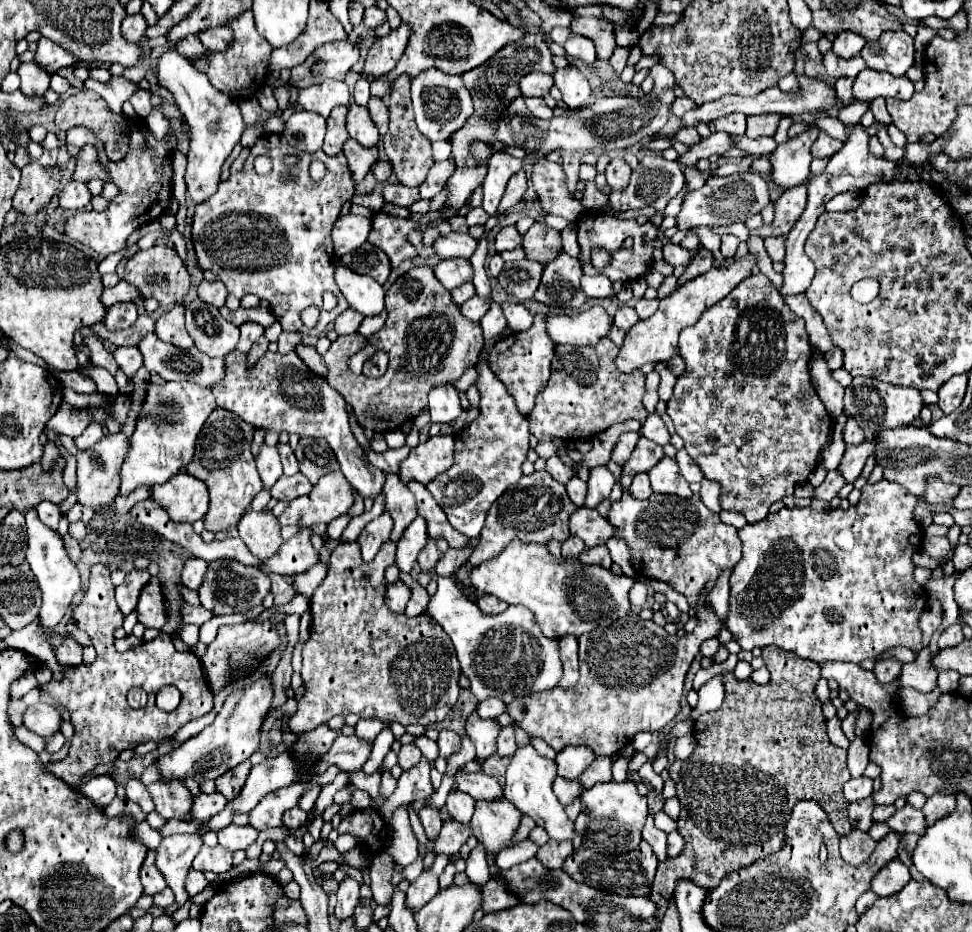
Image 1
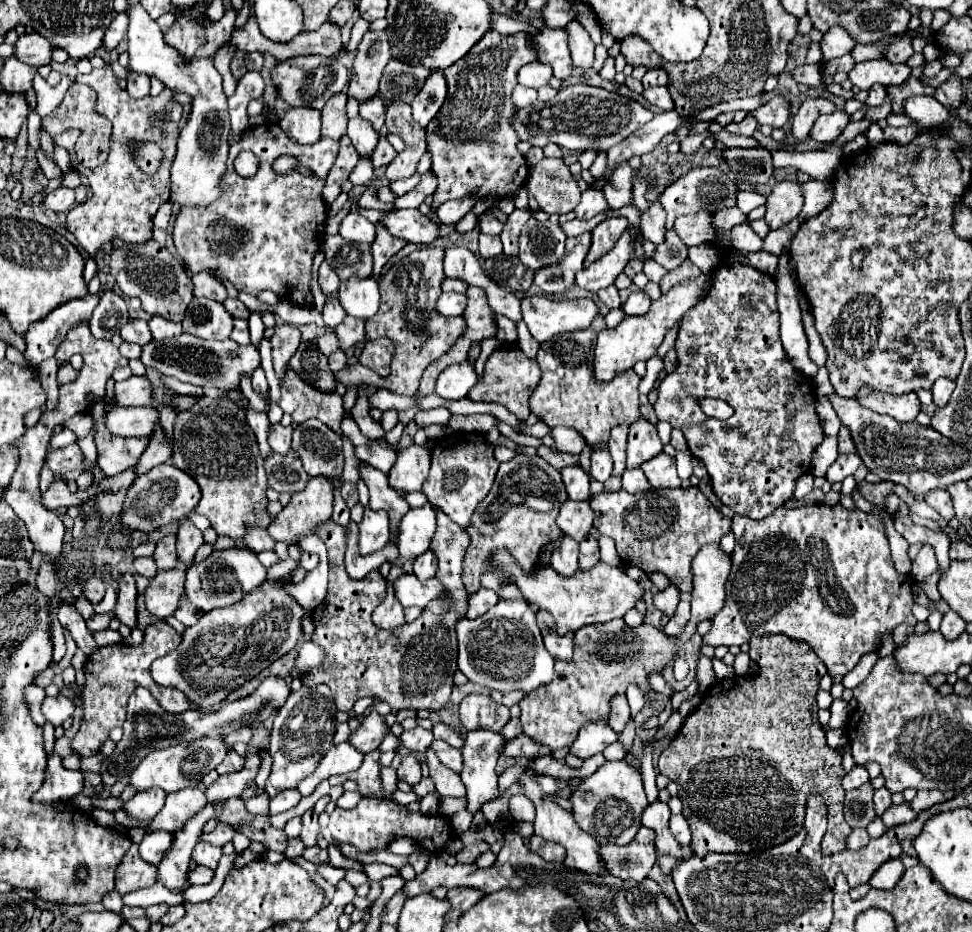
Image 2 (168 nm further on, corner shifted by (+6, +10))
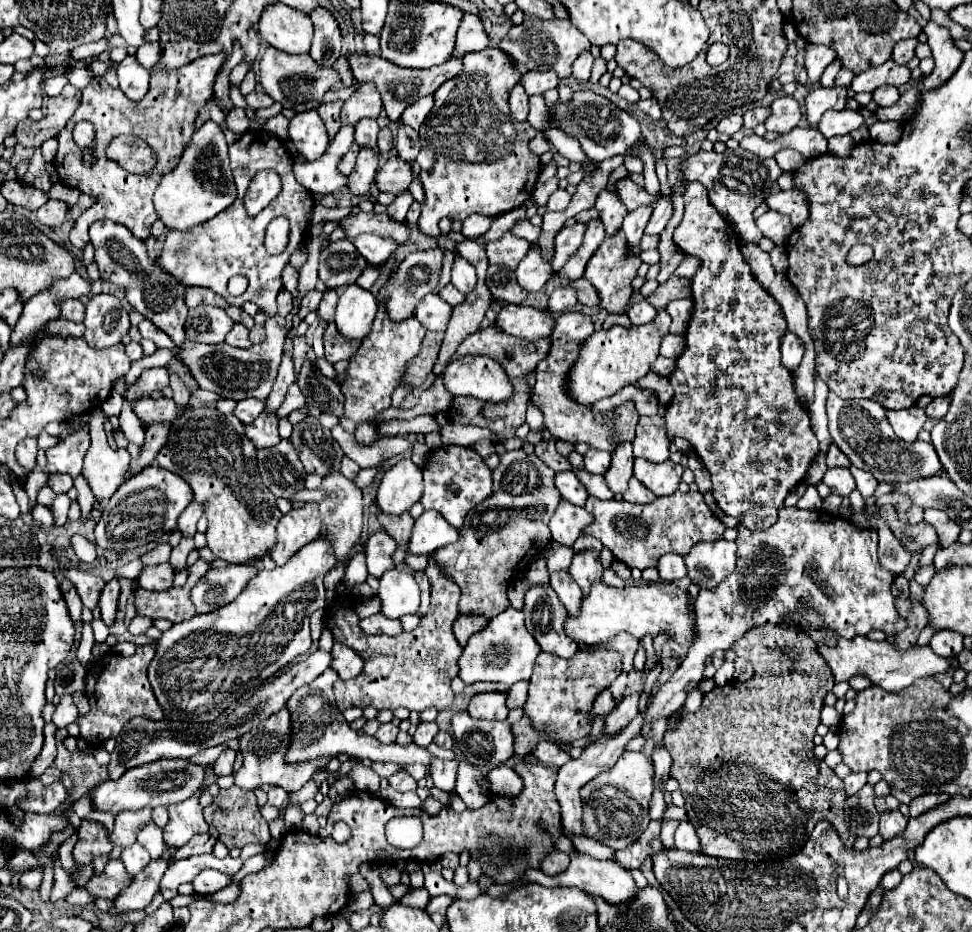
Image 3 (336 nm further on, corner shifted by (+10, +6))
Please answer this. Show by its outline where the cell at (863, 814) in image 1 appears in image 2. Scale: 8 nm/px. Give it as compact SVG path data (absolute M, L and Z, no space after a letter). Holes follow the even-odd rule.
M864 783L858 789L846 791L844 817L850 827L866 827L876 817L872 795L874 795L874 789L870 783Z

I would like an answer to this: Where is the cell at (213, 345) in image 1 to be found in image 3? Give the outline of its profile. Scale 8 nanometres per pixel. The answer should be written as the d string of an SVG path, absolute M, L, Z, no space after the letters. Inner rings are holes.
M198 305L188 311L186 337L194 343L222 343L234 321L224 309L212 305Z

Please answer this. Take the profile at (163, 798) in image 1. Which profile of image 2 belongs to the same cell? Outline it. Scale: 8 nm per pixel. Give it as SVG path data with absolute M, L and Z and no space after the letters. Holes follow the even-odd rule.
M152 787L146 791L138 791L130 801L126 801L124 807L132 817L152 821L156 813L164 807L164 799L166 799L166 793L158 791L158 787Z

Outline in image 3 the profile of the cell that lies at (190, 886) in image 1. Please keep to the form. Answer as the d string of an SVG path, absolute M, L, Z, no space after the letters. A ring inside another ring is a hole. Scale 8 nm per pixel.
M206 869L202 871L202 875L198 875L192 885L198 893L214 893L214 891L220 891L222 887L230 885L234 879L232 875L224 875L220 871L214 871L214 869Z

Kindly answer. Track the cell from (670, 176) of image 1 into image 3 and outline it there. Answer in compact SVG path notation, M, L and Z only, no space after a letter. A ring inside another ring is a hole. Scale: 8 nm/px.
M576 223L574 227L564 227L556 235L556 249L554 249L554 259L552 259L554 273L558 273L564 267L566 259L570 259L570 255L574 255L574 251L578 251L584 231L586 231L586 225Z

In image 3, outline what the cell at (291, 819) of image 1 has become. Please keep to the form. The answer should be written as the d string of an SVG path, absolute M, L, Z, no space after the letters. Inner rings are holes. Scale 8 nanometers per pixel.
M272 787L270 791L268 791L268 803L270 805L274 805L274 807L284 807L286 805L286 801L288 801L288 793L282 789L282 787Z

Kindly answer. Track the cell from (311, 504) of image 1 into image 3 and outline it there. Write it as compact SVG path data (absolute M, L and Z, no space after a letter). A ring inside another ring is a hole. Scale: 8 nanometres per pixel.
M306 503L300 509L292 509L290 513L282 515L276 533L278 543L272 549L270 557L276 565L284 565L298 549L306 543L314 541L322 531L322 519L318 515L316 503Z

